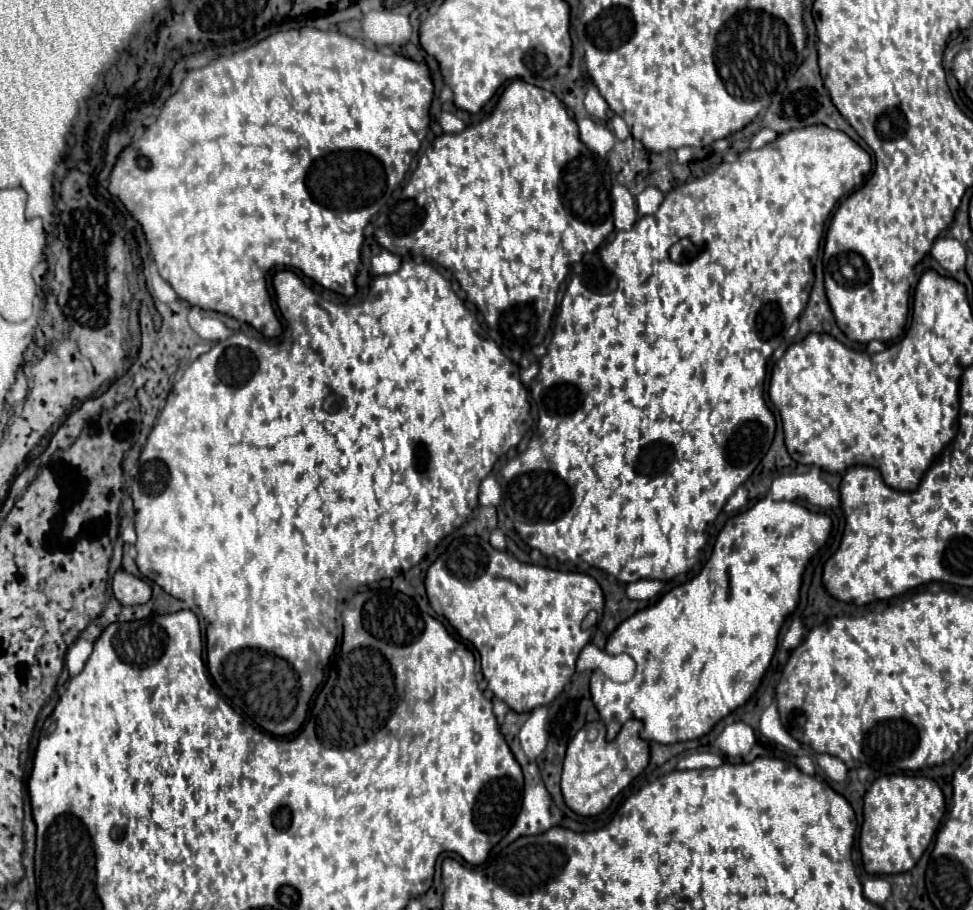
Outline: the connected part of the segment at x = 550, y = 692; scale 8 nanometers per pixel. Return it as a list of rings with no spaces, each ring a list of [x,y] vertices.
[[[476,535],[474,537],[458,537],[452,545],[448,545],[448,549],[442,555],[438,555],[438,559],[428,567],[424,585],[426,585],[426,595],[428,595],[428,601],[430,601],[430,607],[438,615],[446,617],[448,623],[458,631],[458,635],[462,639],[470,641],[478,649],[478,653],[482,657],[482,673],[484,673],[484,679],[488,681],[488,689],[494,693],[496,699],[502,699],[510,709],[514,709],[518,713],[532,711],[538,705],[548,705],[570,683],[572,673],[574,673],[574,665],[576,665],[576,657],[582,651],[582,647],[586,643],[590,643],[592,636],[590,630],[582,629],[580,623],[582,623],[582,619],[586,617],[588,611],[592,611],[592,609],[602,611],[602,607],[604,607],[604,595],[602,595],[602,589],[600,589],[600,585],[596,583],[594,577],[584,575],[584,573],[562,573],[562,571],[554,571],[554,569],[548,569],[548,567],[540,567],[540,565],[520,563],[508,551],[498,551],[488,541],[484,541],[482,537],[476,537]]]

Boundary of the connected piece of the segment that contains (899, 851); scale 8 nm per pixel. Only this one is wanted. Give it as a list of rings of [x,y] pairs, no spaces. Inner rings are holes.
[[[888,775],[872,783],[864,795],[864,823],[860,829],[860,853],[870,875],[910,871],[930,845],[944,815],[944,795],[936,781],[926,777]]]

